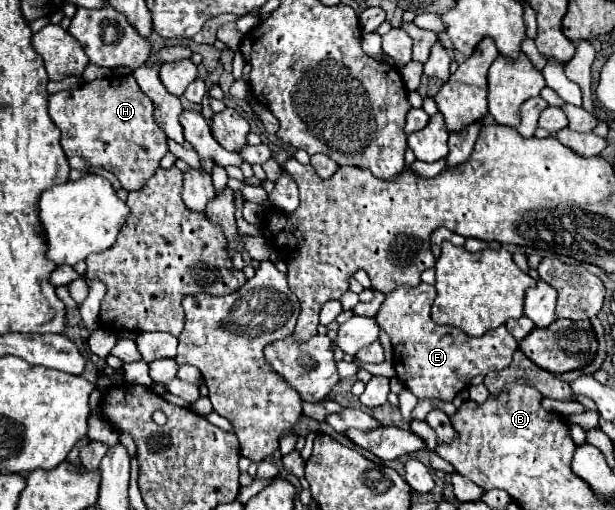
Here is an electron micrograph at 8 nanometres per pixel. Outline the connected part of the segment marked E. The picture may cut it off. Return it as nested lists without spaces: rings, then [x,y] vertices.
[[[421,283],[419,287],[397,287],[389,293],[377,311],[379,327],[391,337],[395,371],[405,389],[417,399],[453,401],[453,397],[469,385],[475,375],[501,371],[509,367],[511,355],[517,349],[517,339],[505,325],[487,331],[481,337],[465,335],[453,327],[441,327],[431,321],[431,305],[435,301],[435,287]]]

